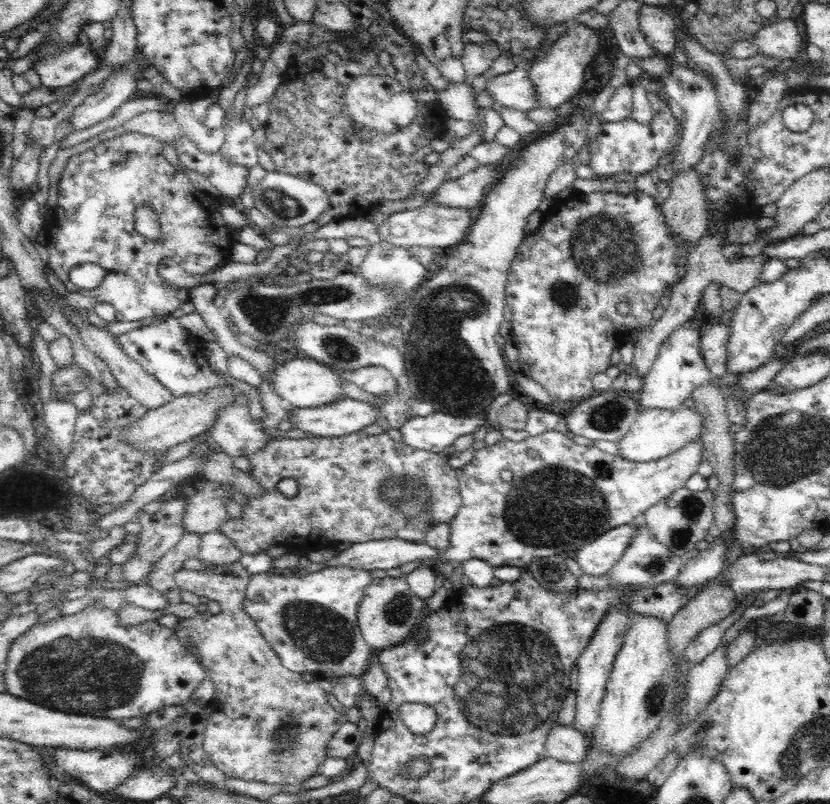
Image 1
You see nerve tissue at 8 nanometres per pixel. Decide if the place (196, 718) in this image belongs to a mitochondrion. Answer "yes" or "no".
no

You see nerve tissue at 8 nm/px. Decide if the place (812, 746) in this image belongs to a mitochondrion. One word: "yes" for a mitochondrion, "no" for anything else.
yes

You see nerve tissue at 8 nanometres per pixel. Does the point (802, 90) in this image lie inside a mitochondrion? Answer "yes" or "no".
no

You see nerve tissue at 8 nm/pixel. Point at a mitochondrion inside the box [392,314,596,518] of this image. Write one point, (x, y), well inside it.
(460, 398)

